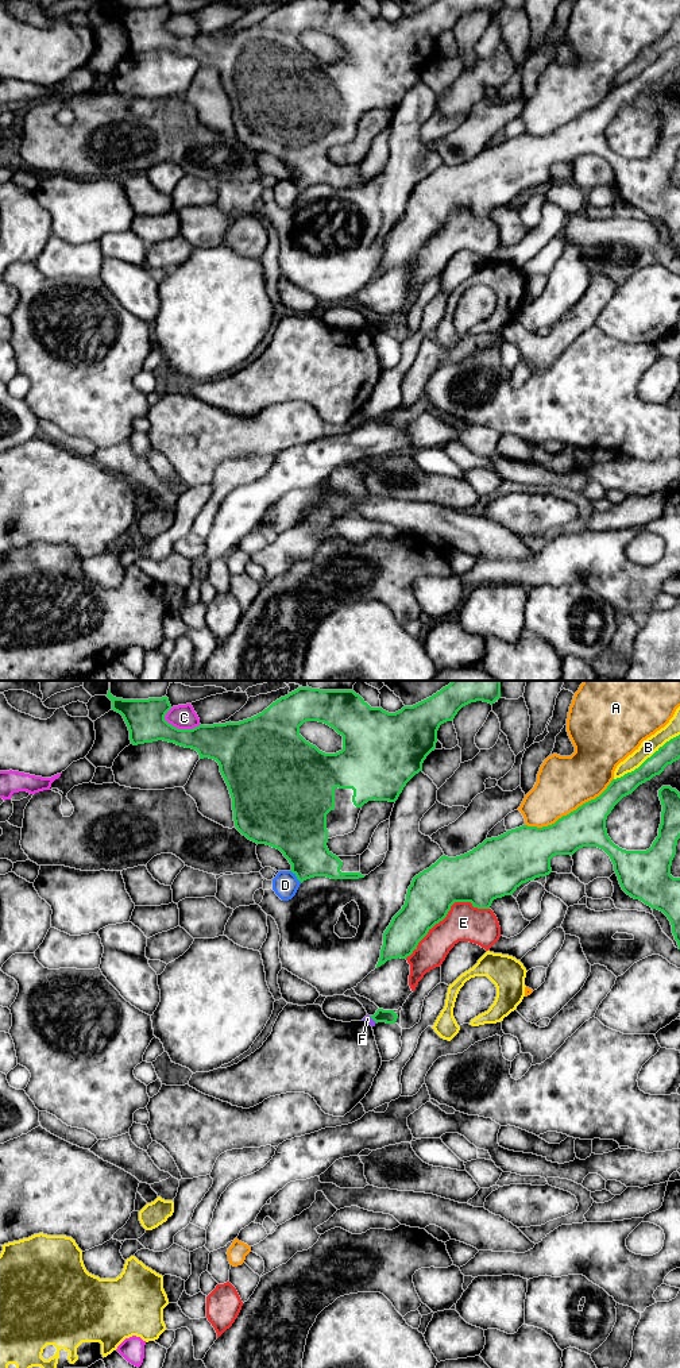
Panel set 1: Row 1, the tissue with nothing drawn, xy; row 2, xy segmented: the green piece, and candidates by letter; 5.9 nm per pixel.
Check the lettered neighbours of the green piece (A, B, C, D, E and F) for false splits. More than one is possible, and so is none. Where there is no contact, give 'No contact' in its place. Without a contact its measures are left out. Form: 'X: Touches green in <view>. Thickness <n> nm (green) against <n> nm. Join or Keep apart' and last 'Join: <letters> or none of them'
A: Touches green in xy. Thickness 240 nm (green) against 320 nm. Keep apart
B: Touches green in xy. Thickness 120 nm (green) against 100 nm. Keep apart
C: Touches green in xy. Thickness 220 nm (green) against 140 nm. Keep apart
D: Touches green in xy. Thickness 320 nm (green) against 150 nm. Keep apart
E: Touches green in xy. Thickness 280 nm (green) against 220 nm. Keep apart
F: Touches green in xy. Thickness 80 nm (green) against 50 nm. Keep apart
Join: none of them

